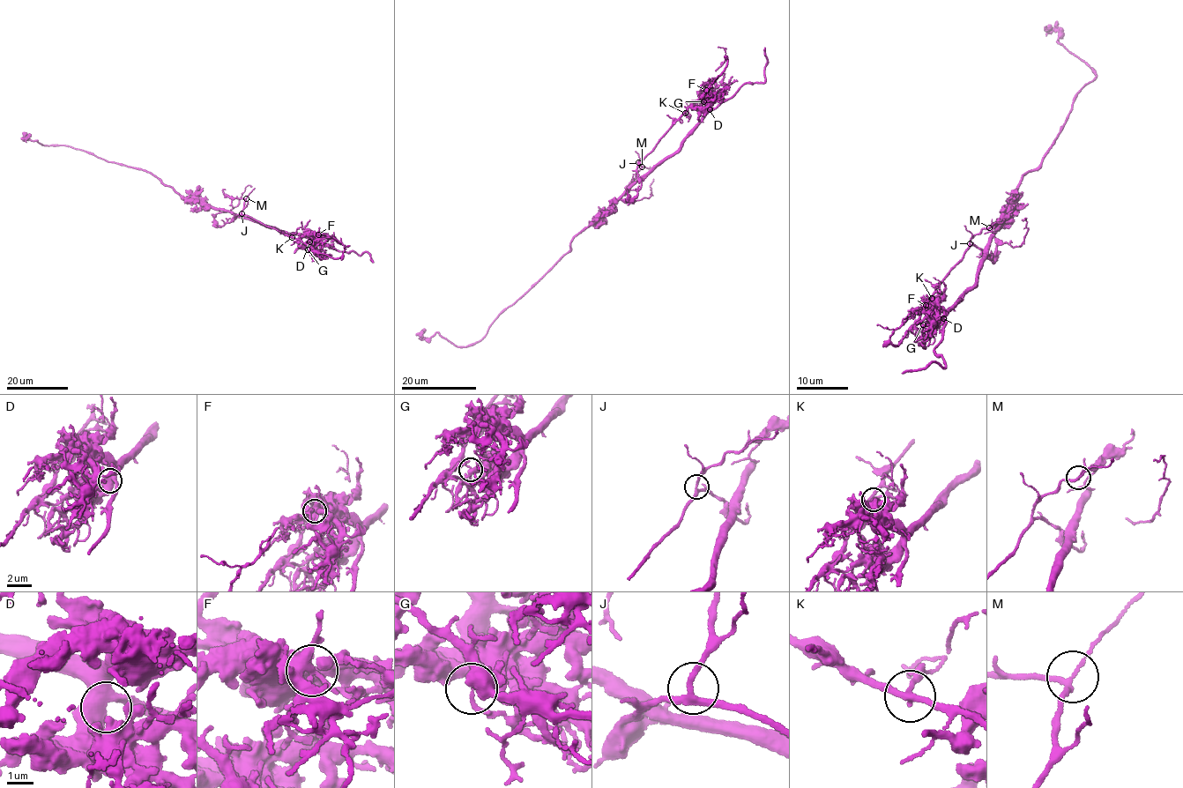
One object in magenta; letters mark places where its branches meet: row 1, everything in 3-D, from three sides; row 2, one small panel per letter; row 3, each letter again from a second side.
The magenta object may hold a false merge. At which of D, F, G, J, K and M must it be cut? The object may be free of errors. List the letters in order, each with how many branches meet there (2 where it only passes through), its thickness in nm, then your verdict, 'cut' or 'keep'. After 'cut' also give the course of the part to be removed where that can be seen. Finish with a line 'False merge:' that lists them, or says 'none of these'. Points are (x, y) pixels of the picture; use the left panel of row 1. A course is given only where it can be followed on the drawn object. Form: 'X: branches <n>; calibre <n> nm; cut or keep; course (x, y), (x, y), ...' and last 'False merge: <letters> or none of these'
D: branches 3; calibre 500 nm; keep
F: branches 6; calibre 440 nm; keep
G: branches 3; calibre 90 nm; cut; course (308, 249), (300, 240), (248, 216), (236, 215), (217, 225), (216, 212), (235, 207), (251, 186)
J: branches 3; calibre 240 nm; keep
K: branches 3; calibre 240 nm; keep
M: branches 3; calibre 170 nm; keep
False merge: G

